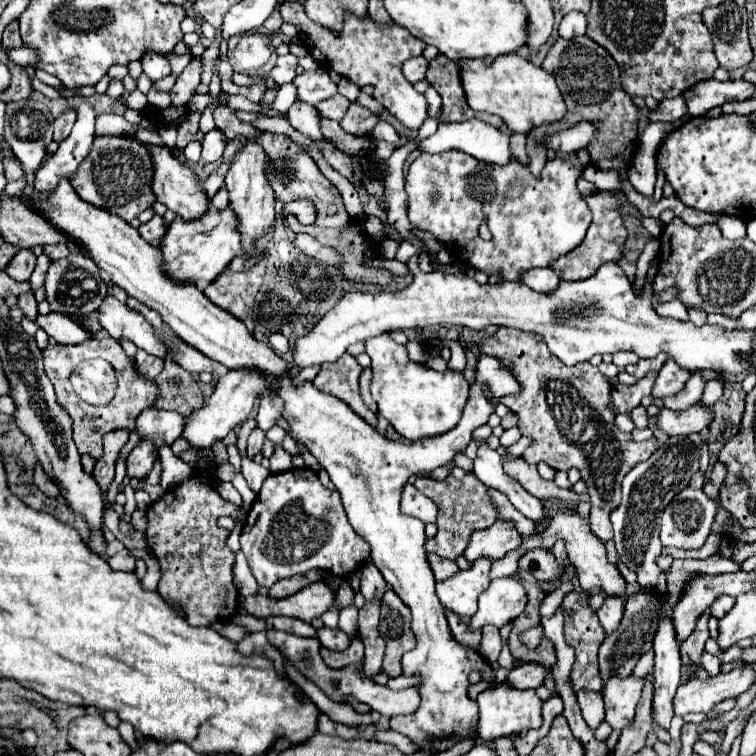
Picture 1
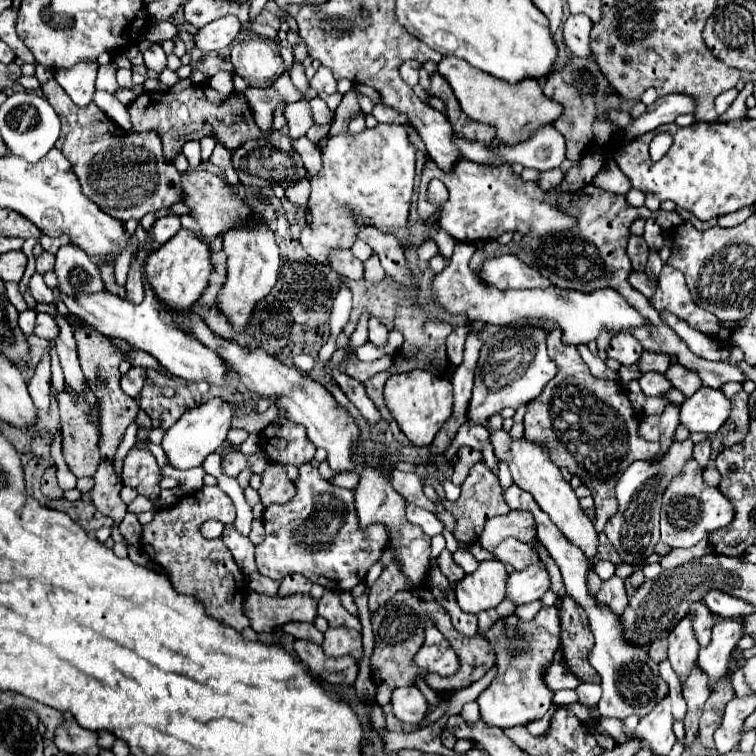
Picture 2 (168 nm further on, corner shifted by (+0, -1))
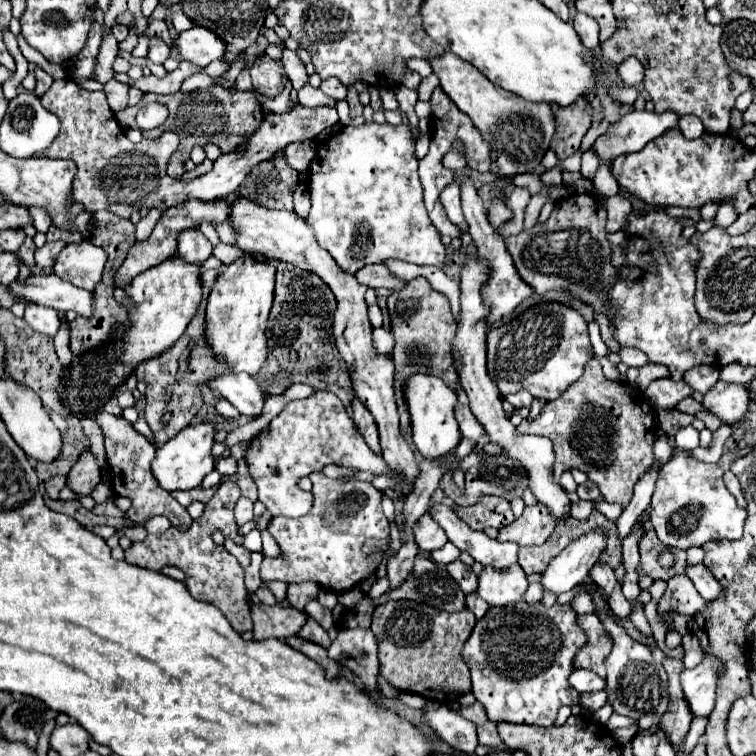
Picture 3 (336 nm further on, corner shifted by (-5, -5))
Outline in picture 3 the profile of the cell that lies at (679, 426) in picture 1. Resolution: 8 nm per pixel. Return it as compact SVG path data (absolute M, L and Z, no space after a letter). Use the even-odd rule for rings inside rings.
M720 380L708 394L704 394L704 406L708 412L718 416L726 424L738 424L750 402L750 392L746 384Z

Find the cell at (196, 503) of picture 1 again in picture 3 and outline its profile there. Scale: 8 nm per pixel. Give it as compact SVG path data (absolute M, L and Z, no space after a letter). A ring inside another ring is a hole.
M226 480L220 484L212 500L204 506L204 512L198 520L192 522L188 530L170 528L164 534L148 534L144 542L136 542L126 550L126 562L136 564L140 568L148 570L162 570L164 566L176 566L186 574L186 586L192 598L200 602L214 604L222 610L222 614L228 618L232 628L242 634L246 630L252 630L250 620L250 606L248 606L248 592L244 586L244 570L240 568L238 560L220 544L214 544L212 532L220 530L226 534L226 538L236 538L240 528L234 522L234 506L240 498L240 488Z

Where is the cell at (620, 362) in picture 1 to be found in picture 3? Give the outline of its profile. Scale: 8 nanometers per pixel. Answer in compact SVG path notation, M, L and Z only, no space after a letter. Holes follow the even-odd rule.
M622 348L620 358L626 366L644 366L648 362L648 358L638 348Z

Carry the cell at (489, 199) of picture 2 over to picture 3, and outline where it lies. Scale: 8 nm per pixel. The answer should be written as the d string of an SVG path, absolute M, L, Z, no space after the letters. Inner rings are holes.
M456 182L452 186L446 186L442 190L440 202L444 204L444 210L446 210L448 218L460 228L460 232L466 232L468 230L468 224L464 222L464 214L460 210L460 188L458 188Z

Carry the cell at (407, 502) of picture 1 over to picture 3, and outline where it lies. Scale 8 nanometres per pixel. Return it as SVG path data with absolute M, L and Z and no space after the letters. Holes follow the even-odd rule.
M428 512L416 520L412 530L414 530L414 540L418 548L424 552L434 552L448 542L444 530L438 526L438 522Z

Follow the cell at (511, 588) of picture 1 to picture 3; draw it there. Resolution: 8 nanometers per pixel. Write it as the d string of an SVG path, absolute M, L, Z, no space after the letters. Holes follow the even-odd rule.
M596 528L570 542L566 550L548 564L546 572L542 572L544 590L562 594L580 584L604 554L606 538L606 532L602 528Z

